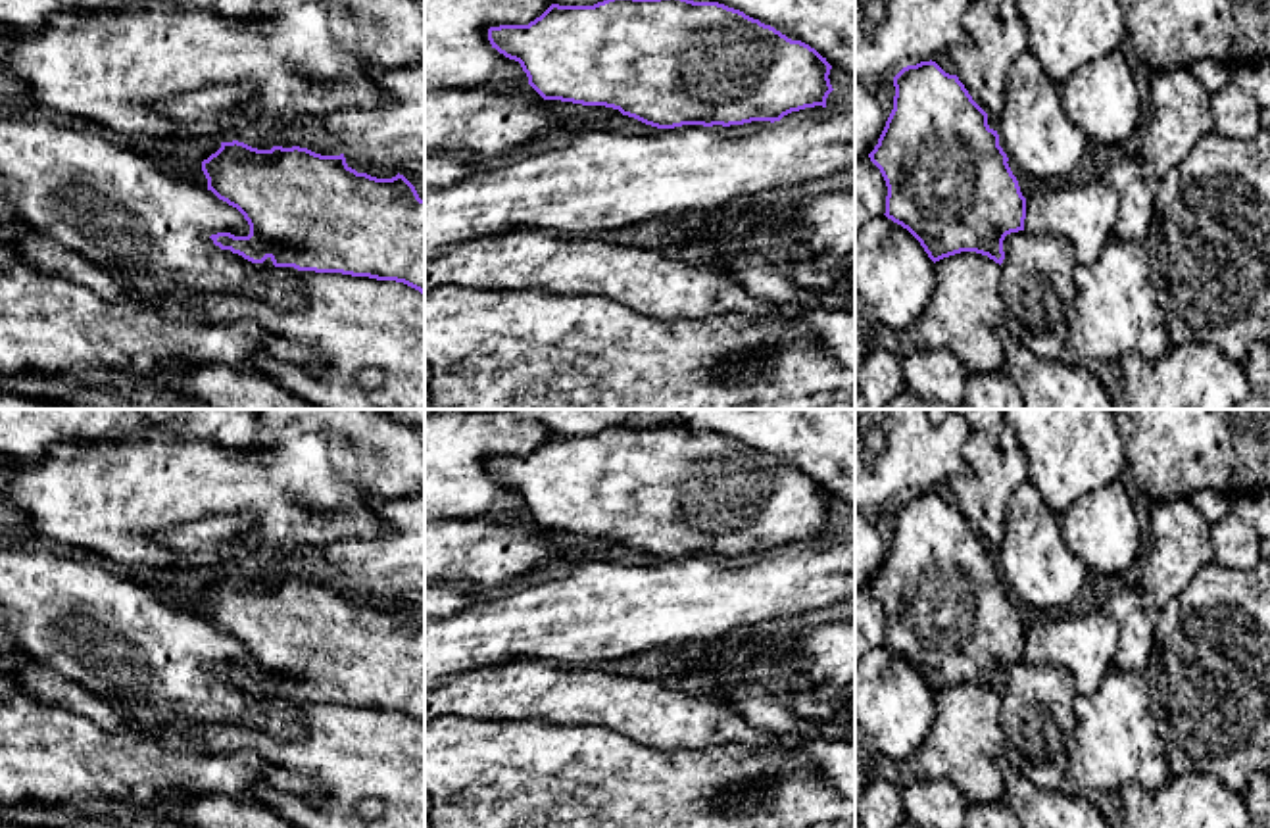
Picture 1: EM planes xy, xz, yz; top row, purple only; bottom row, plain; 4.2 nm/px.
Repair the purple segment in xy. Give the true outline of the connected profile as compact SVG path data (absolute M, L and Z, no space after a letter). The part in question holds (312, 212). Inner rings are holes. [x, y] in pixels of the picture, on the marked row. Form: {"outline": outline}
{"outline": "M238 140L221 142L221 148L202 161L202 171L208 190L236 207L250 225L248 236L211 234L209 238L221 250L231 250L252 263L269 257L275 267L396 280L425 296L425 200L403 175L377 179L352 169L344 154L321 156L300 146L257 150Z"}

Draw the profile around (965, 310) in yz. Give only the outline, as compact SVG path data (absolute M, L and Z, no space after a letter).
M976 252L934 263L936 288L915 325L916 344L949 350L968 373L1003 371L997 329L1020 338L1022 327L1001 300L1001 265Z

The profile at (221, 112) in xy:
M248 83L209 85L184 96L158 100L152 110L171 121L173 138L238 140L271 150L279 131L302 117L252 110L252 96Z

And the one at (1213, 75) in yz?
M1203 60L1197 61L1189 71L1209 90L1210 96L1232 83L1232 65L1220 61Z

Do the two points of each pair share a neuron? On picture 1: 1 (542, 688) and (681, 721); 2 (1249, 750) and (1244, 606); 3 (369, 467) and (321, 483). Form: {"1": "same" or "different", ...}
{"1": "same", "2": "same", "3": "different"}

